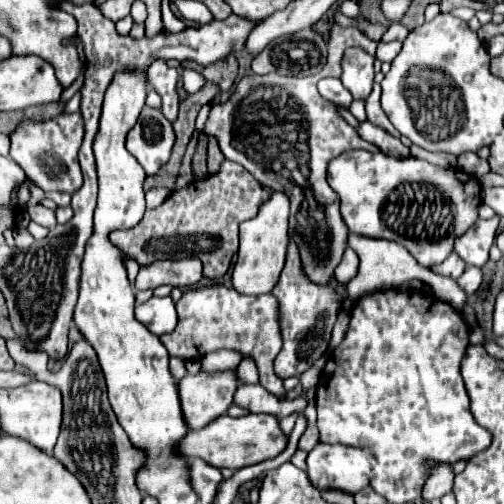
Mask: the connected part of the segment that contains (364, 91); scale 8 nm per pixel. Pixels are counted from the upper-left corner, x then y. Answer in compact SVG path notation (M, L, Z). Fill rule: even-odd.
M348 49L342 61L342 83L352 93L354 99L366 101L372 93L372 79L374 79L374 57L364 53L362 49Z

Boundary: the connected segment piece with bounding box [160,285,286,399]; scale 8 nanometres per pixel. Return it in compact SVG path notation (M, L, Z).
M208 285L184 291L176 303L178 327L172 333L160 335L164 347L168 347L170 357L180 357L182 361L200 359L218 349L238 351L242 357L252 357L260 373L260 385L276 395L286 399L284 381L274 375L274 359L282 347L282 337L278 329L278 301L272 295L242 295L224 285Z

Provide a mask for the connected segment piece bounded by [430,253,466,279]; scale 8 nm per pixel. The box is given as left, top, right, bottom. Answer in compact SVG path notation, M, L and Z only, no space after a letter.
M454 253L444 263L430 267L430 271L438 273L438 275L444 275L444 277L452 277L452 279L458 279L464 273L464 269L466 269L466 263Z

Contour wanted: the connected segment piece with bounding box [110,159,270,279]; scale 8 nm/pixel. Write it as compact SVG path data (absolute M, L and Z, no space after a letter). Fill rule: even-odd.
M224 159L218 173L202 179L202 181L192 181L180 191L174 191L160 207L146 211L142 223L138 223L132 229L120 229L110 233L110 241L124 251L124 257L134 257L140 265L148 265L154 259L164 259L174 253L188 253L194 249L194 237L198 233L198 259L204 263L204 277L208 279L218 279L222 277L232 263L234 253L238 251L238 225L246 219L252 219L258 213L258 207L264 199L268 199L270 191L262 187L242 165Z

